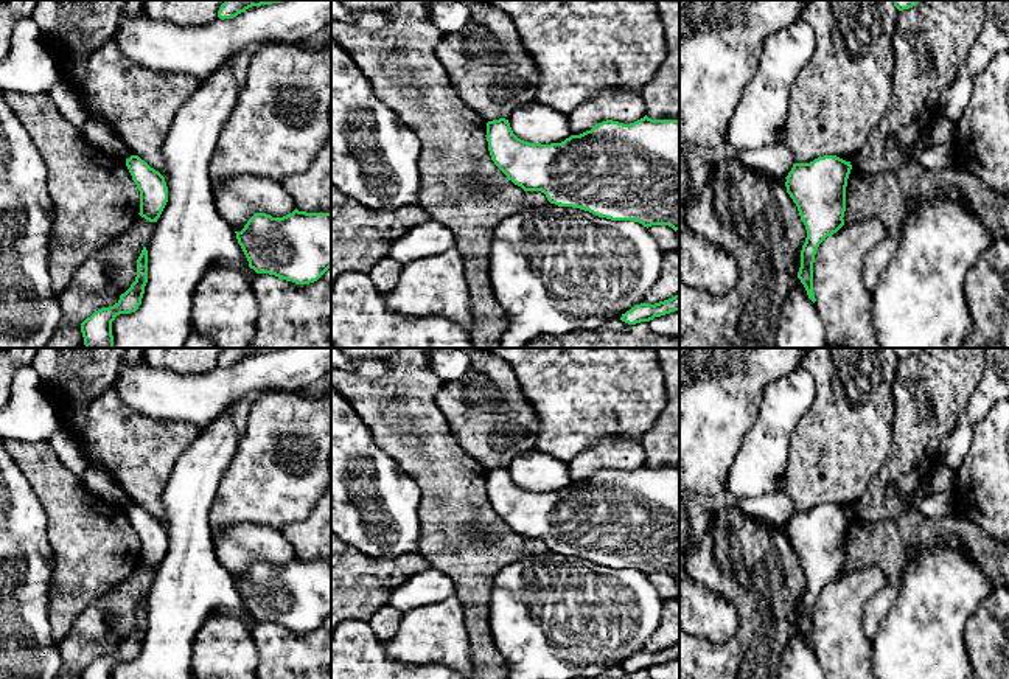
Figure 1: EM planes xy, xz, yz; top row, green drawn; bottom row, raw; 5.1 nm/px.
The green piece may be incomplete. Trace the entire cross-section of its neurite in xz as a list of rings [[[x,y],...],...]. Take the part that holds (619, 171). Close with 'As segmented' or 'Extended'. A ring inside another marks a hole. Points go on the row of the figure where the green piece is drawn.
[[[647,115],[630,124],[606,120],[561,143],[541,145],[518,138],[508,120],[499,118],[487,123],[485,137],[494,165],[524,191],[541,191],[550,204],[580,208],[599,218],[679,230],[679,120],[651,120]]]. As segmented

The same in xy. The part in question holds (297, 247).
[[[297,208],[283,218],[257,213],[235,233],[257,273],[309,284],[331,267],[331,213]]]. As segmented

